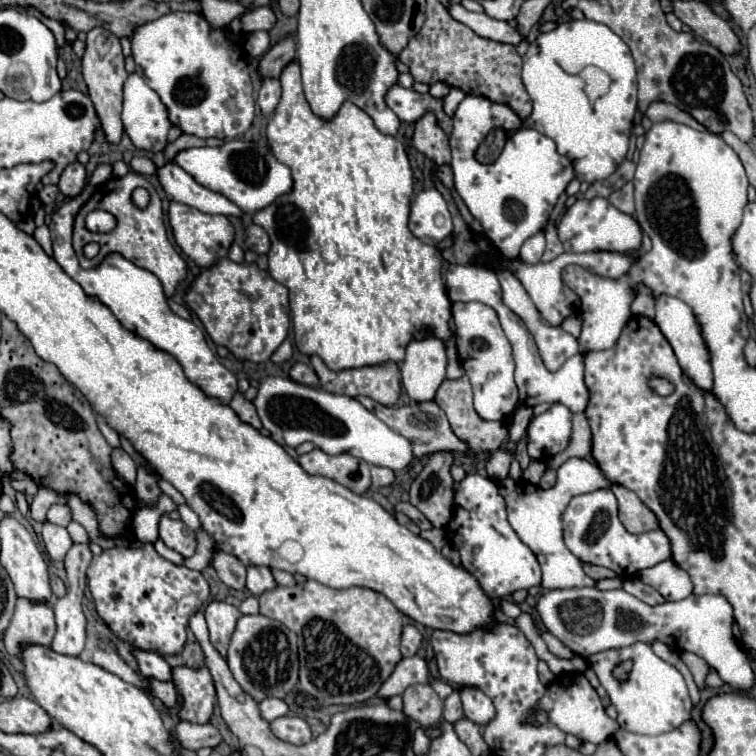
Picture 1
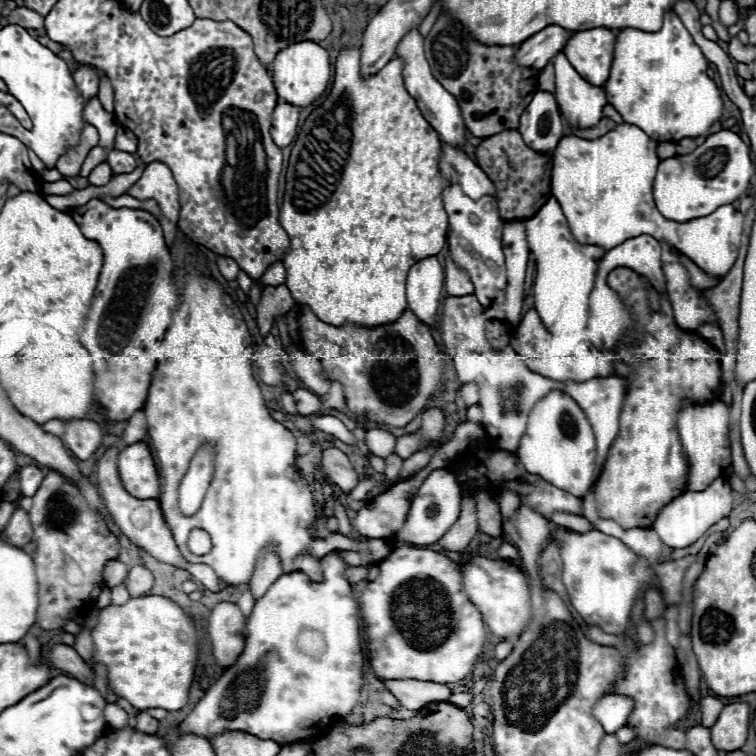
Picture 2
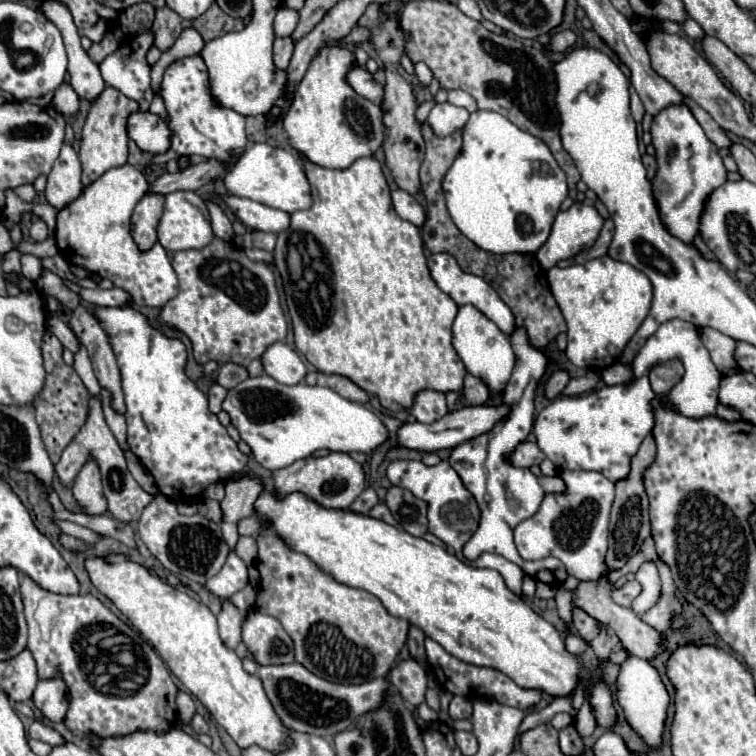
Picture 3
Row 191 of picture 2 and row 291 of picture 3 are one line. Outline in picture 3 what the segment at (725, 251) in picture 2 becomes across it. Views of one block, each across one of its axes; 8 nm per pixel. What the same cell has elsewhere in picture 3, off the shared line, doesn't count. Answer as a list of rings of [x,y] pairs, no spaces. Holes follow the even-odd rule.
[[[610,256],[568,268],[554,266],[548,270],[548,282],[568,324],[566,356],[574,366],[590,370],[592,366],[594,370],[604,370],[620,358],[624,346],[644,322],[652,302],[652,284],[648,276]]]

